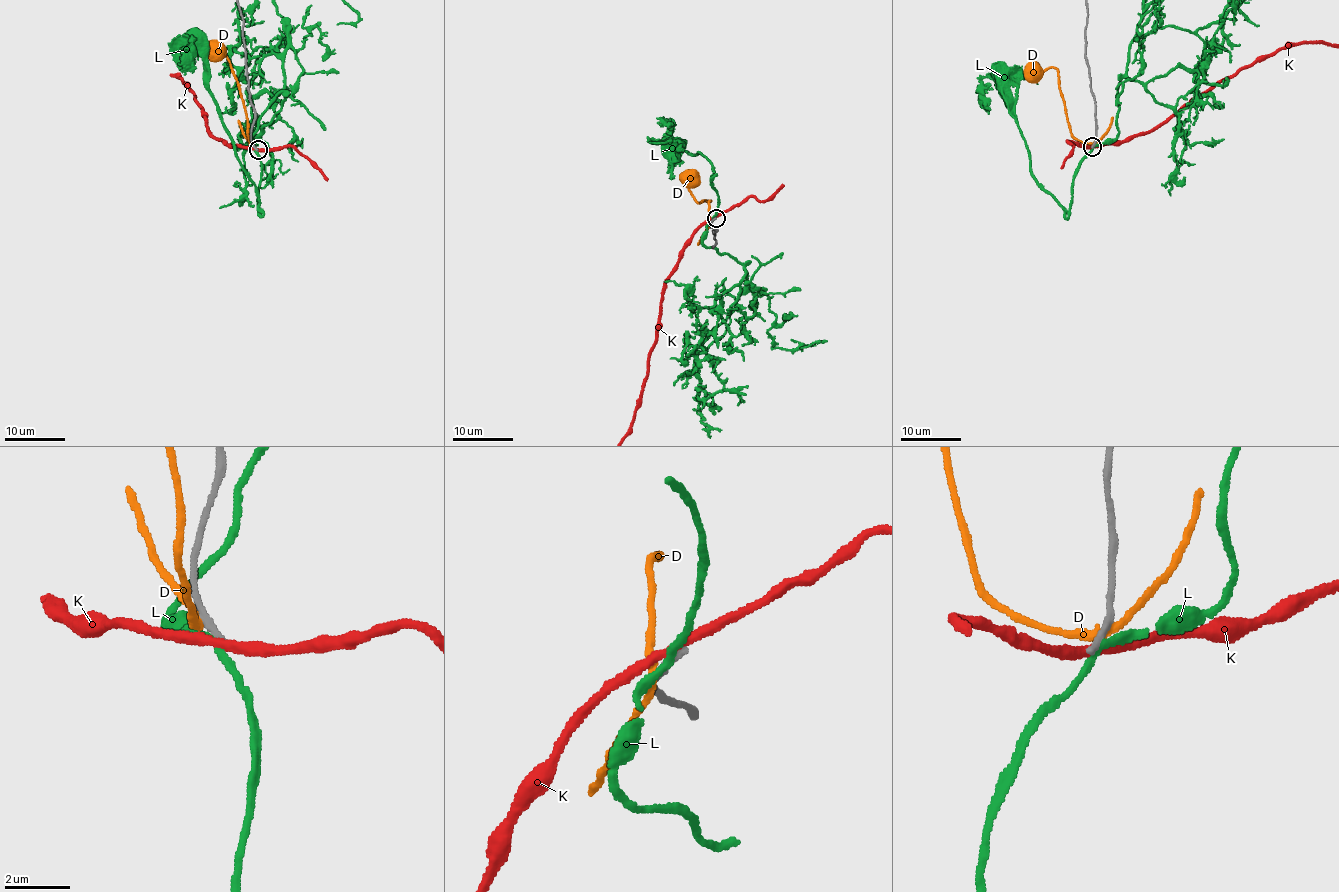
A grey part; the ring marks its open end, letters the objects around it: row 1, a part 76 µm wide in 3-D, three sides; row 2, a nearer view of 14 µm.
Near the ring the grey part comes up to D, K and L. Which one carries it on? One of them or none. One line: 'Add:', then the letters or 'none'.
Add: none

